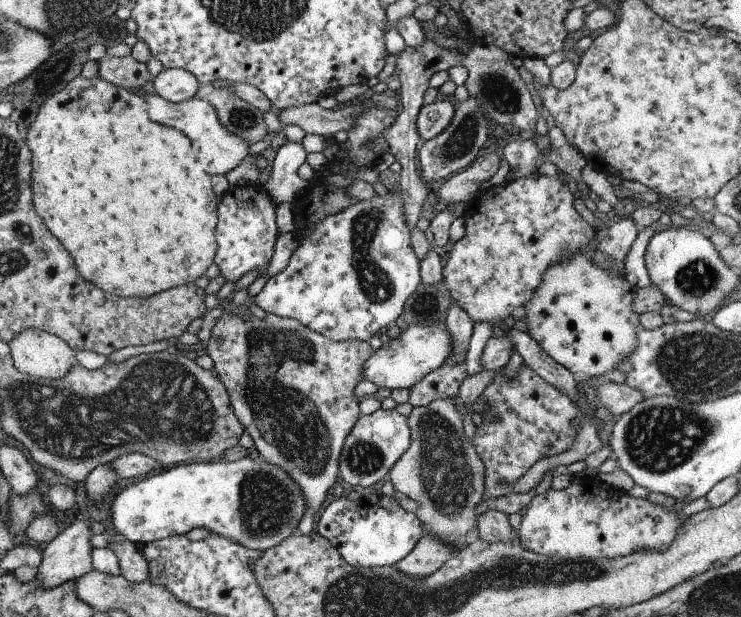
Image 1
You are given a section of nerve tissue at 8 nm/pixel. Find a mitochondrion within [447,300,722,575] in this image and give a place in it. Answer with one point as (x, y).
(662, 438)

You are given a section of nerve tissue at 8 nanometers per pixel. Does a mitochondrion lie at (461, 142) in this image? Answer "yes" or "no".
yes

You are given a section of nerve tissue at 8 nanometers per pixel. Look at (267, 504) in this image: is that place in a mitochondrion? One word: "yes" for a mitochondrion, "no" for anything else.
yes

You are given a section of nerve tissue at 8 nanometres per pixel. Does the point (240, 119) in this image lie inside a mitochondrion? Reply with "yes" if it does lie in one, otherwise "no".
yes

